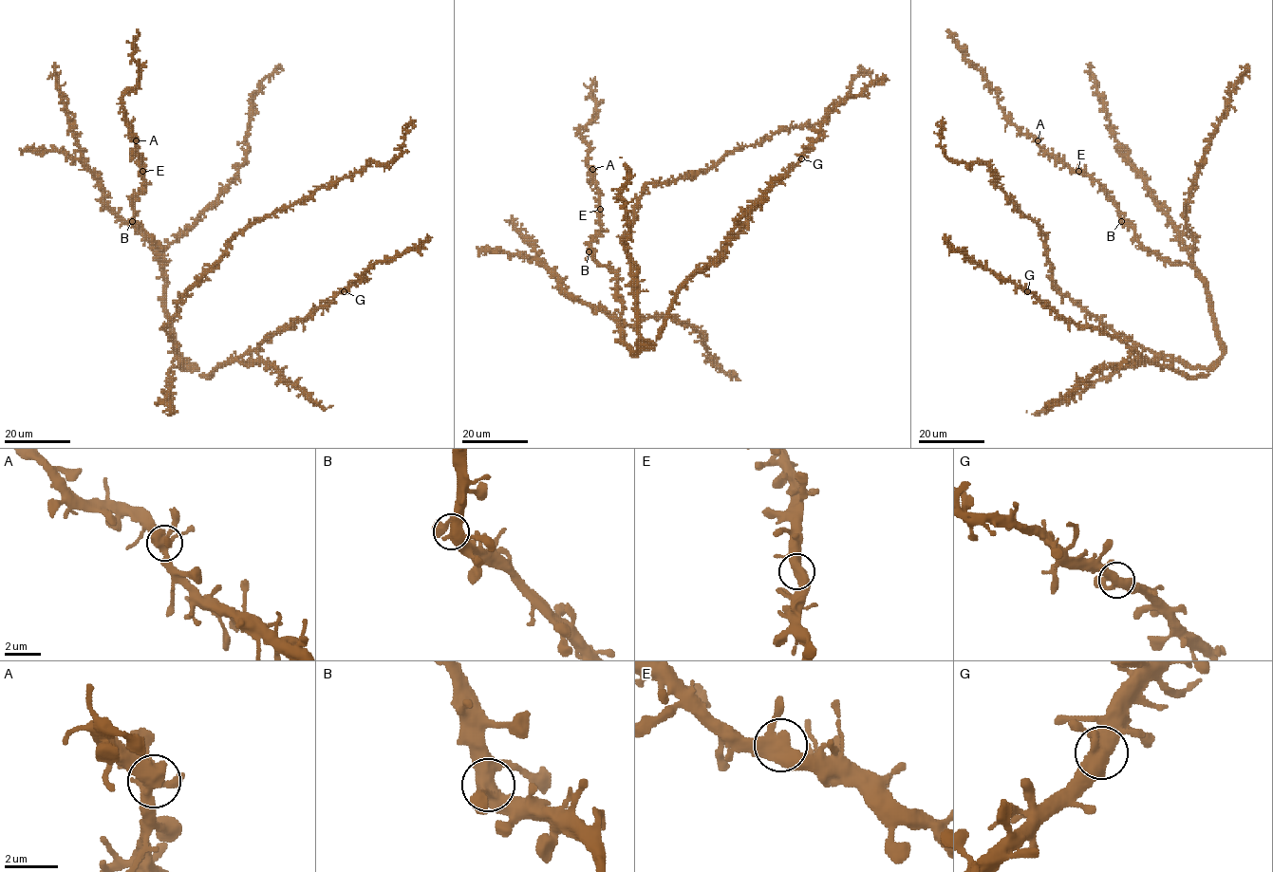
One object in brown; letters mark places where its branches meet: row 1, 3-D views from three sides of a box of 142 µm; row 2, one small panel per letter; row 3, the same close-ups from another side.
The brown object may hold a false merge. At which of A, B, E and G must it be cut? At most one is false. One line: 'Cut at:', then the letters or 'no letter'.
Cut at: no letter

